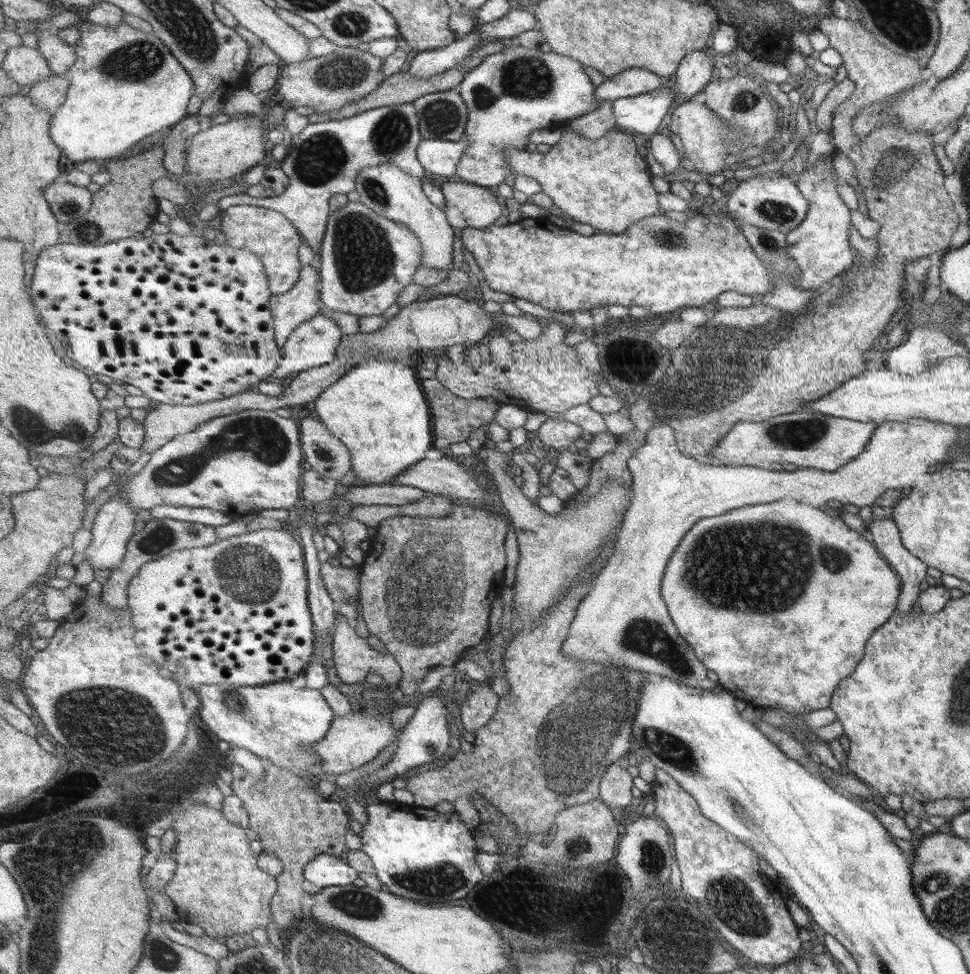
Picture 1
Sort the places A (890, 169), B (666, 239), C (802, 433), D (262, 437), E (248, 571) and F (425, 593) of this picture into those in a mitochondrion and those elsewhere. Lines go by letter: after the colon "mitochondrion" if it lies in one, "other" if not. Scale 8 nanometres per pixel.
A: mitochondrion
B: mitochondrion
C: mitochondrion
D: mitochondrion
E: mitochondrion
F: mitochondrion

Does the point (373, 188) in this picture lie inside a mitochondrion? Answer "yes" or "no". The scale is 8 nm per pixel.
yes

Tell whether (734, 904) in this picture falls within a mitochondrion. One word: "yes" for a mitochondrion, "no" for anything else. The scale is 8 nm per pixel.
yes

